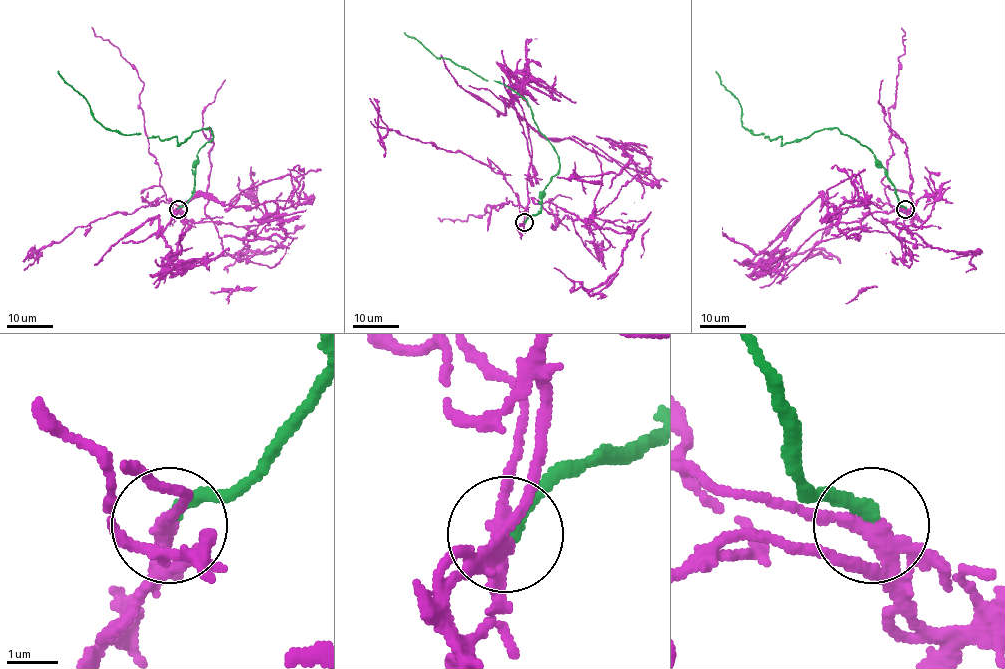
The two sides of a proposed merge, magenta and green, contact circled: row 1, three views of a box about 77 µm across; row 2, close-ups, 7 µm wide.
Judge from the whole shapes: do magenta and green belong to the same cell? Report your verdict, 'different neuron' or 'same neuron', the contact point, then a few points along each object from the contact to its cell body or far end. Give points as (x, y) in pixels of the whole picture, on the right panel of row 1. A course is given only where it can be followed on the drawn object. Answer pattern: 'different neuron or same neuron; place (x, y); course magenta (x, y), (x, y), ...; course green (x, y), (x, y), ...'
different neuron; place (905, 209); course magenta (905, 209), (771, 253), (821, 196), (903, 258), (886, 222), (916, 230), (940, 190), (899, 210); course green (905, 208), (875, 156), (837, 128), (784, 144), (780, 137), (770, 139), (748, 130), (739, 102), (715, 71)

